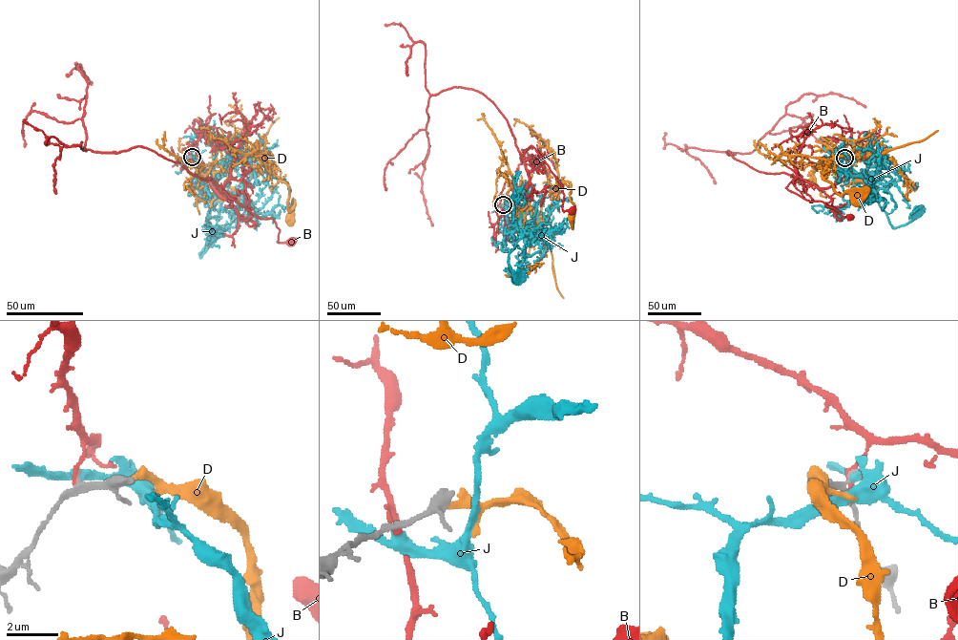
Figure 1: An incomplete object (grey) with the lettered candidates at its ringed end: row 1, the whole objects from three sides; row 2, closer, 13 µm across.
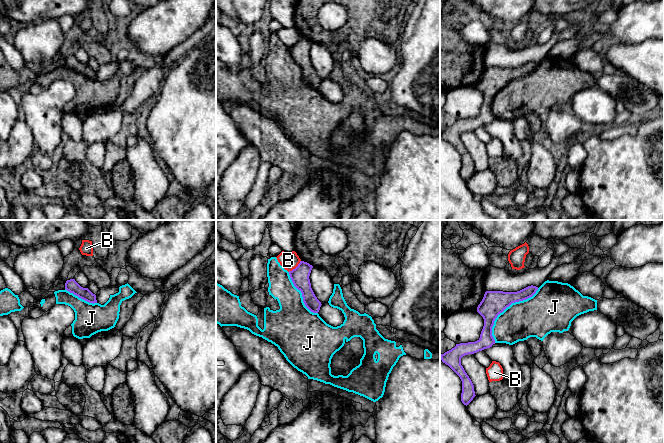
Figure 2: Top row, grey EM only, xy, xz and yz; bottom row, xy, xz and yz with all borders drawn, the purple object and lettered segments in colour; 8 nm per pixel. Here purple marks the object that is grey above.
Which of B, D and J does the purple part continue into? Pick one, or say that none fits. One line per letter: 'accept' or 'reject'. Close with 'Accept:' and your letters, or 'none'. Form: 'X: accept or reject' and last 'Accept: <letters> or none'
B: reject
D: accept
J: reject
Accept: D

